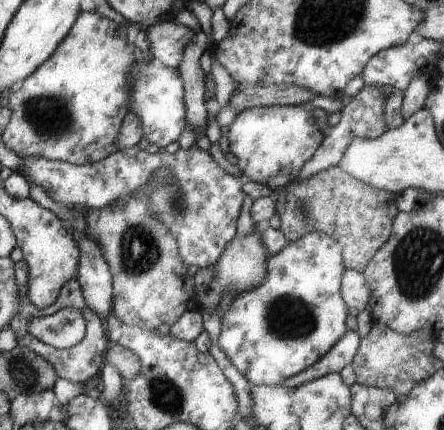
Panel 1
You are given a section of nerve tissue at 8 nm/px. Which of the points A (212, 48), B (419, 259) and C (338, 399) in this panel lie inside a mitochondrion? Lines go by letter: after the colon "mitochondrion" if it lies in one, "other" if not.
A: other
B: mitochondrion
C: other

